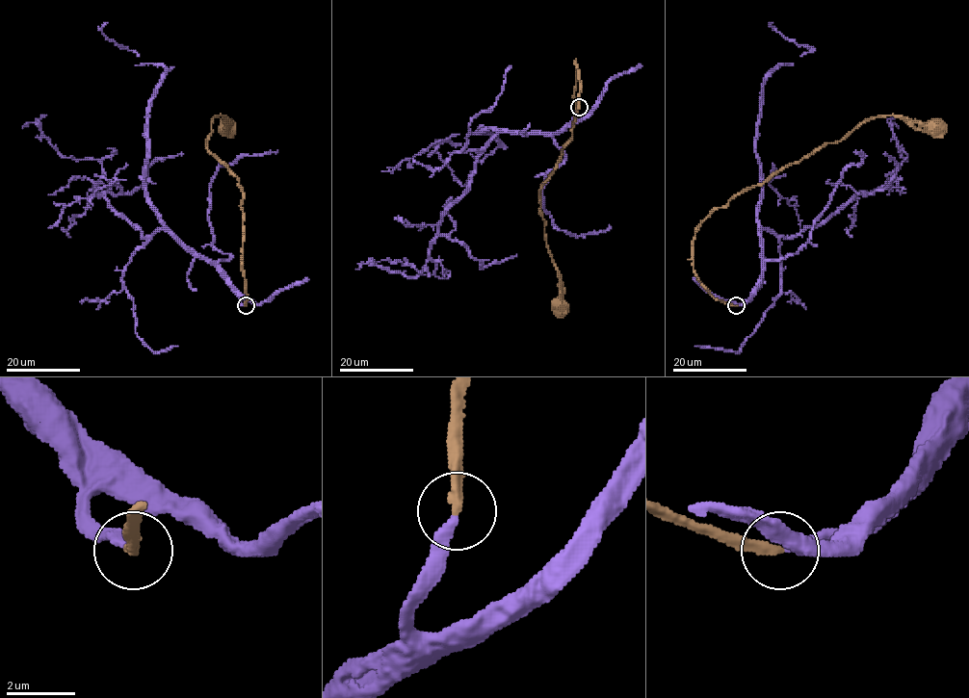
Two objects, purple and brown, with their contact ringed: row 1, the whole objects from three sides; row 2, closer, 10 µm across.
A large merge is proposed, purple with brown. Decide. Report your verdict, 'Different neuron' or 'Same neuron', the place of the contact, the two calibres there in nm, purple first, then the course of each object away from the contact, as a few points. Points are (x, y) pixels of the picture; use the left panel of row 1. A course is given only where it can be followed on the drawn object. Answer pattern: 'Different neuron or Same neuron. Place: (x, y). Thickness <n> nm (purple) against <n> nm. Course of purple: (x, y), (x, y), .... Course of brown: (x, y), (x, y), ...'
Same neuron. Place: (246, 305). Thickness 240 nm (purple) against 300 nm. Course of purple: (246, 306), (212, 264), (166, 226), (149, 199), (148, 106), (166, 68), (108, 38), (100, 29), (107, 23). Course of brown: (246, 306), (240, 207), (244, 193), (238, 179), (207, 148), (216, 116), (224, 118), (225, 134), (228, 128)

